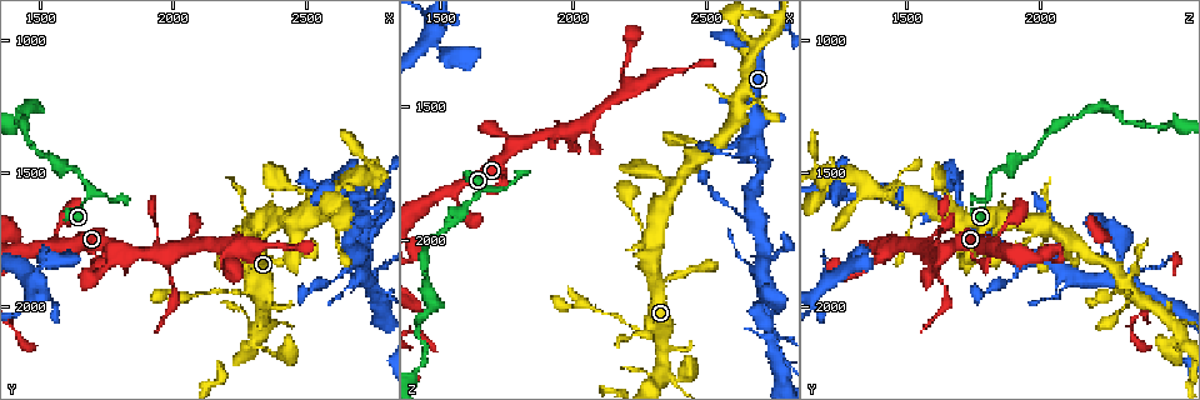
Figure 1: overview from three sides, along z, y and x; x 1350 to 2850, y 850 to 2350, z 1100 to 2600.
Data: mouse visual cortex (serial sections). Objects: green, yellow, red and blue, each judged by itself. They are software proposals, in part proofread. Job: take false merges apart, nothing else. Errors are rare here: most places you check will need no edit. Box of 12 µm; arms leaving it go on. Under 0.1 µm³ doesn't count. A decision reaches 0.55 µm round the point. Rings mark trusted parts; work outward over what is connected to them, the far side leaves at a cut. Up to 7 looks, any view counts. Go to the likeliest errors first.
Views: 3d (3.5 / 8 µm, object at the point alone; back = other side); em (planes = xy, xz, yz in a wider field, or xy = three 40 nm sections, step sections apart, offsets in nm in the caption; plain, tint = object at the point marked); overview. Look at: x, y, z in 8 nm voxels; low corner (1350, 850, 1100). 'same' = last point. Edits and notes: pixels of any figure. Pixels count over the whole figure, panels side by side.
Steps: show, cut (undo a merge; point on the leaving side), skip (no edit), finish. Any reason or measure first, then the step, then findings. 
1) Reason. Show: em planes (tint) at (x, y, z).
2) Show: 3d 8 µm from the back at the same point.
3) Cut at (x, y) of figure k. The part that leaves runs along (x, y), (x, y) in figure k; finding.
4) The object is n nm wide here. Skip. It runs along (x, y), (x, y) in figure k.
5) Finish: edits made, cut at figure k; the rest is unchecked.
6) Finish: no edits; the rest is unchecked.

Show: 3d 3.5 µm at (2740, 1920, 2350).

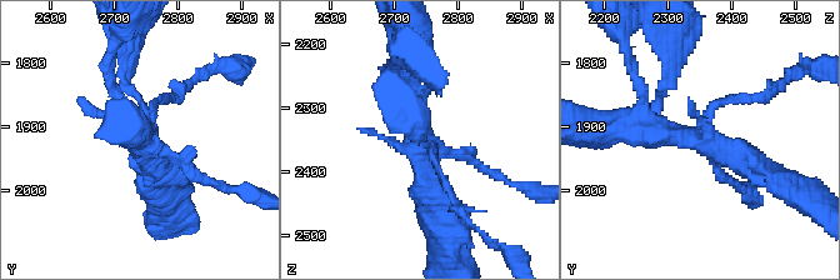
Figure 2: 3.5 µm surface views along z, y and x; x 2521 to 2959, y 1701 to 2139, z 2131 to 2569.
Show: em xy step 1 (tint) at (2740, 1920, 2350).

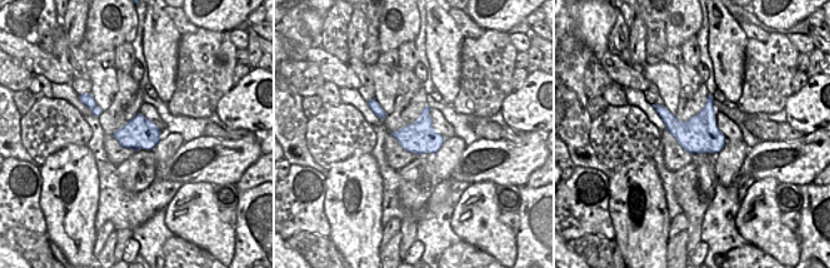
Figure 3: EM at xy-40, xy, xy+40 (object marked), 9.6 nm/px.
The object is 320 nm wide here. Skip. It runs along (624, 125), (714, 144), (769, 175) in figure 2; continuous, no second cell.

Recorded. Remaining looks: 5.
A narrow waist. Show: 3d 3.5 µm at (2640, 1580, 1270).

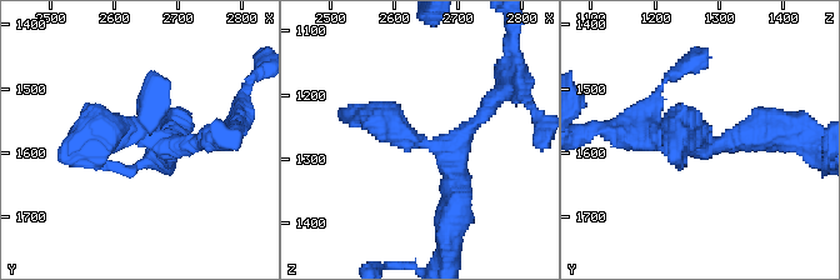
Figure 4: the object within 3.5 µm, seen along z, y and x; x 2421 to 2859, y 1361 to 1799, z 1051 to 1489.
Shape alone is not enough. Show: em xy step 1 (tint) at (2645, 1575, 1275).

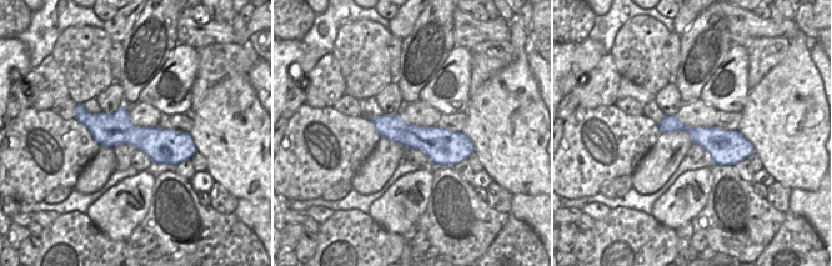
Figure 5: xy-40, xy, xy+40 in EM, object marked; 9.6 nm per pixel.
Show: em xy step 5 (tint) at the same point.

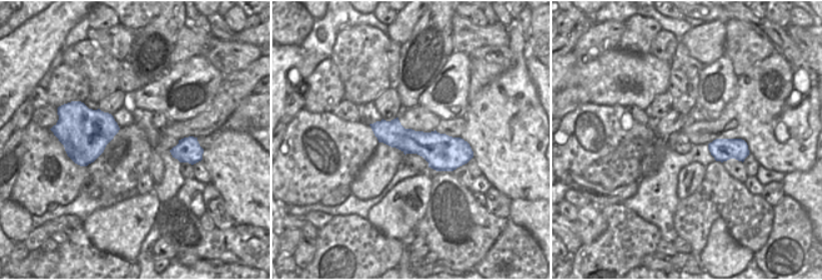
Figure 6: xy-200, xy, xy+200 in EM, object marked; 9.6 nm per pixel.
Skip. It runs along (375, 126), (435, 148), (465, 148) in figure 6; one cell here.

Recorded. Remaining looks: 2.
Abrupt turn. Show: 3d 3.5 µm at (2550, 1550, 1670).

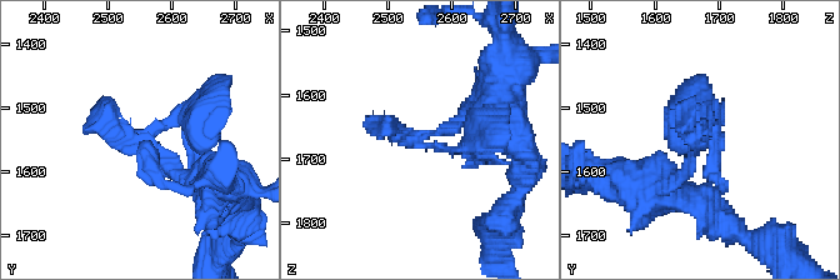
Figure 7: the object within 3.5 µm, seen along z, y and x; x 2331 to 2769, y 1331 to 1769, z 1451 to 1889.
Show: em xy step 1 (tint) at (2545, 1560, 1665).

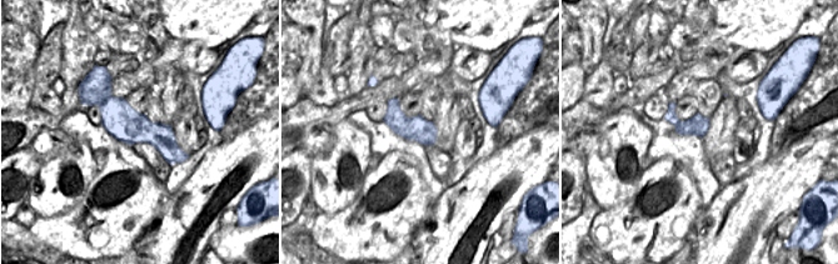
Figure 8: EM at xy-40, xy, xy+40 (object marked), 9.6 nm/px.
Skip. It runs along (663, 181), (708, 139), (689, 124) in figure 7; continuous, no second cell.

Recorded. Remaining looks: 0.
Finish: no edits; the rest is unchecked.

